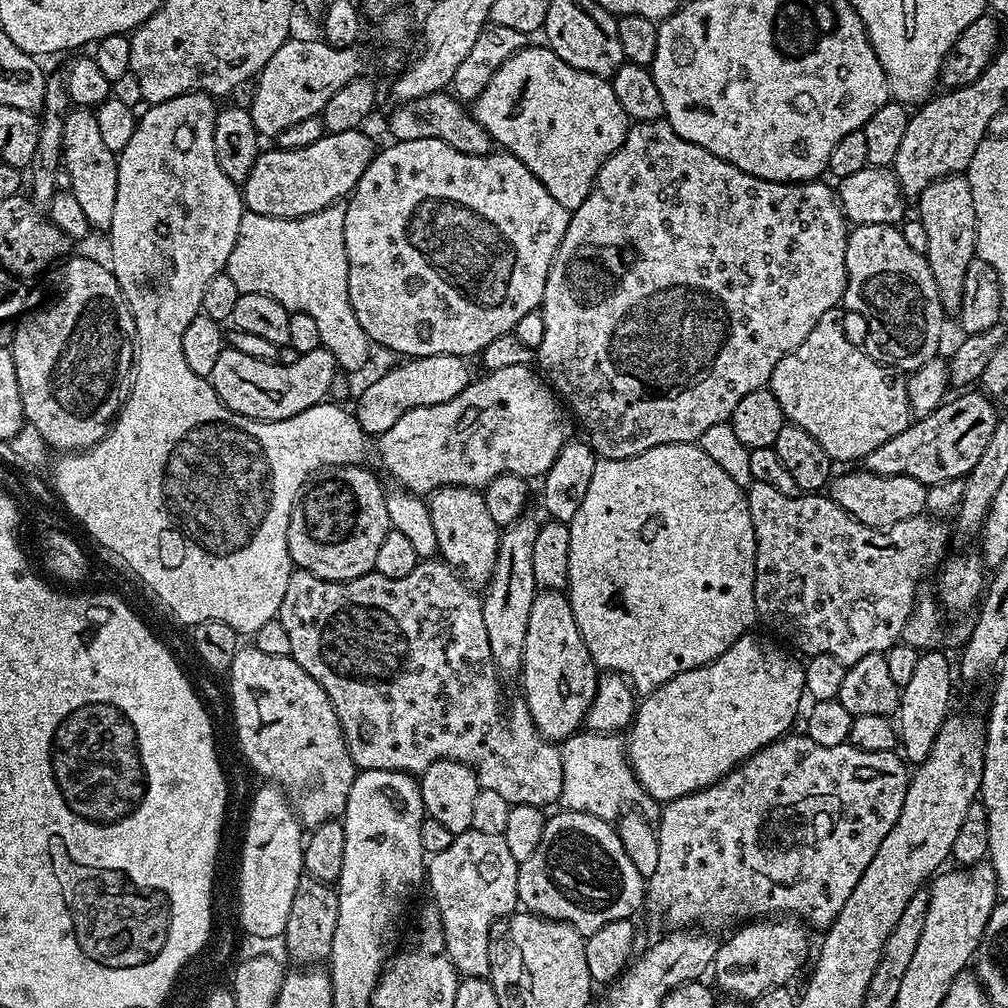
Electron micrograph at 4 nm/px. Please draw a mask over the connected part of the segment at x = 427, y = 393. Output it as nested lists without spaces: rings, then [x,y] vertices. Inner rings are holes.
[[[430,355],[410,358],[402,365],[372,381],[358,396],[352,413],[364,433],[375,438],[390,427],[410,409],[426,408],[448,402],[472,381],[469,364],[456,355]]]

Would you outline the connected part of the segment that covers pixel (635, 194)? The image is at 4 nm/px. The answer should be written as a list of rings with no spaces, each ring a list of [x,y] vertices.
[[[664,118],[651,120],[645,124],[636,122],[629,127],[628,136],[622,142],[622,146],[605,162],[602,170],[598,170],[596,180],[592,183],[592,189],[586,198],[586,202],[582,202],[582,206],[578,206],[571,213],[566,234],[562,238],[562,242],[552,259],[552,265],[546,278],[544,303],[539,309],[542,318],[546,322],[546,334],[542,334],[542,346],[538,350],[538,356],[544,360],[544,366],[548,368],[548,372],[551,372],[548,382],[568,408],[575,405],[576,413],[583,416],[584,424],[587,424],[588,428],[591,429],[586,442],[596,451],[597,457],[606,460],[621,460],[622,458],[630,458],[631,456],[642,454],[654,446],[662,446],[663,444],[691,444],[699,441],[700,436],[706,434],[706,430],[710,430],[710,426],[731,421],[734,406],[738,406],[738,402],[742,402],[742,398],[746,398],[746,394],[765,387],[768,379],[772,377],[774,366],[778,366],[778,362],[782,362],[782,358],[786,358],[786,354],[790,354],[798,346],[802,346],[806,334],[810,334],[810,330],[814,330],[814,326],[818,326],[818,322],[823,316],[827,316],[833,311],[832,307],[835,304],[839,305],[843,301],[844,287],[848,284],[848,275],[846,274],[846,242],[848,241],[850,225],[844,219],[844,212],[840,208],[840,201],[837,193],[834,191],[833,185],[831,188],[830,185],[823,184],[824,182],[823,179],[817,178],[798,184],[783,184],[782,182],[763,180],[757,176],[751,176],[742,170],[738,170],[738,166],[734,166],[730,161],[718,158],[714,154],[710,154],[710,150],[706,150],[702,146],[698,146],[694,142],[682,138],[668,125],[667,119]]]

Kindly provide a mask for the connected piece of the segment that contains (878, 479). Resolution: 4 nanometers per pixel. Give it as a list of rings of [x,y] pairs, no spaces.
[[[863,470],[839,476],[840,473],[831,481],[830,499],[867,528],[889,528],[921,515],[926,509],[928,488],[909,476],[879,476]]]

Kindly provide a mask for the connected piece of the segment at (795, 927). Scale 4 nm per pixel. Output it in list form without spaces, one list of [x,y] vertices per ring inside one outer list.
[[[764,918],[759,922],[748,922],[737,927],[728,941],[721,943],[716,949],[716,961],[712,963],[711,975],[716,975],[715,987],[721,993],[745,1002],[755,1002],[759,996],[766,994],[771,988],[785,987],[796,976],[796,971],[804,964],[808,956],[808,936],[805,925],[796,918]]]

